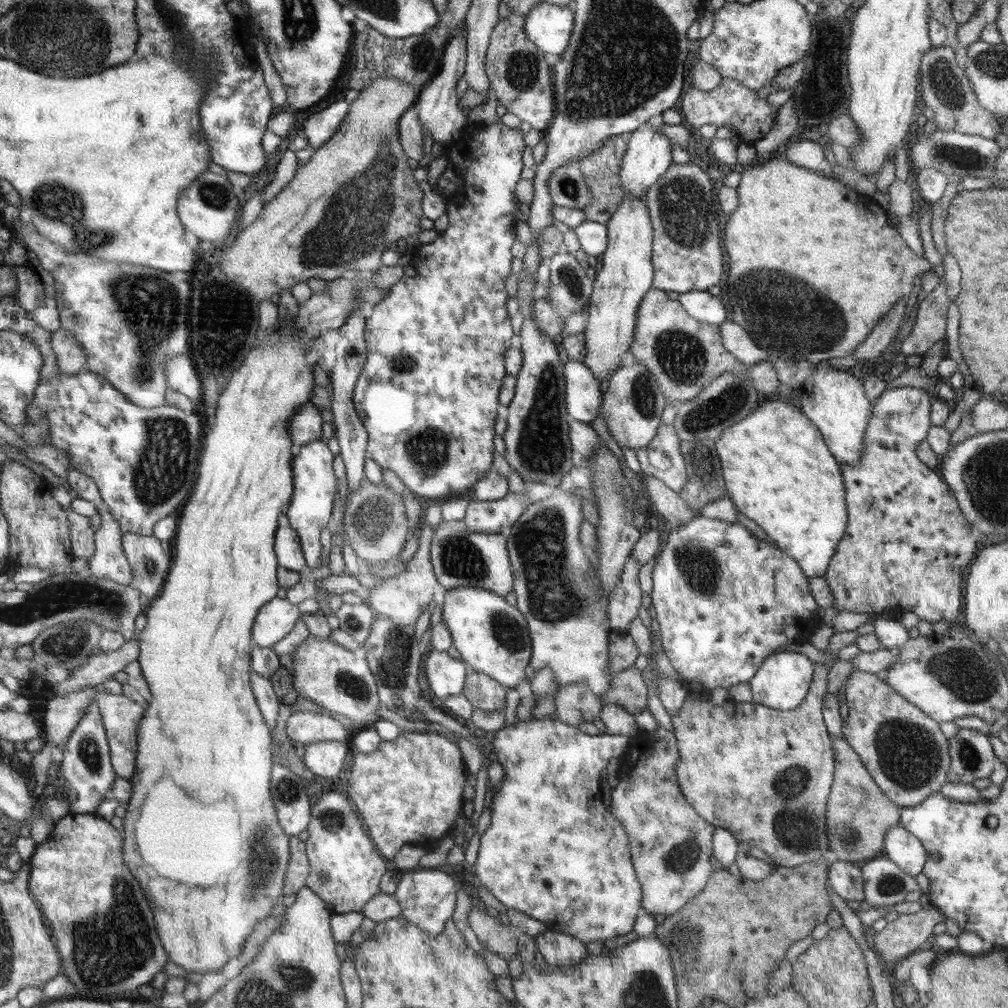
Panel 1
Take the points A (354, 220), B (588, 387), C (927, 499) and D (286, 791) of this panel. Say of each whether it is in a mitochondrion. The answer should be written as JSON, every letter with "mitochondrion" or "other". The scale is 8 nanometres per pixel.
{"A":"mitochondrion","B":"other","C":"other","D":"mitochondrion"}

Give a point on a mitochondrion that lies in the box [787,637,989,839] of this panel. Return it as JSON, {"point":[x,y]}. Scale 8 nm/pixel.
{"point":[908,756]}

